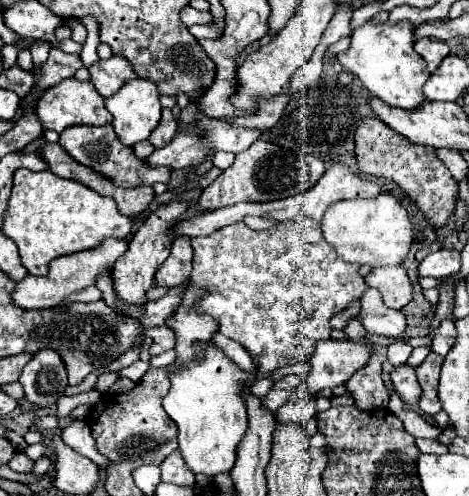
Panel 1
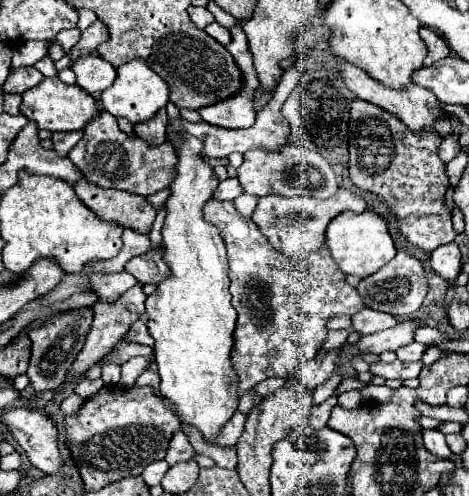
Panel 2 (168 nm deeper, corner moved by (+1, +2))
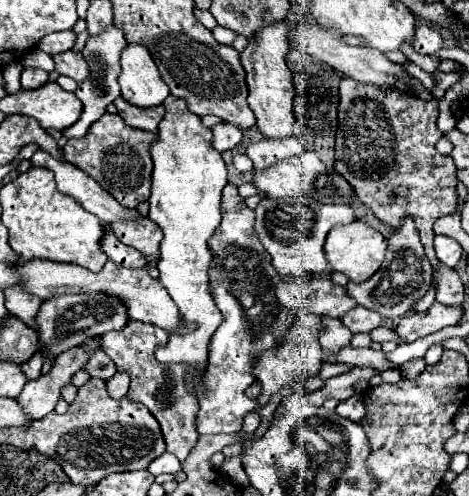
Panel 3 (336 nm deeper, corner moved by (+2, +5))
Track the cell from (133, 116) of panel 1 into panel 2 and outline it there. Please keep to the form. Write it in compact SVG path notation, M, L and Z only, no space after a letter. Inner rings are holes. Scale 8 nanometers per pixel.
M132 60L118 68L116 82L100 94L100 102L104 104L104 110L112 116L126 118L132 124L140 124L144 120L150 120L160 108L168 104L168 84L156 72L152 72L144 64L144 60Z

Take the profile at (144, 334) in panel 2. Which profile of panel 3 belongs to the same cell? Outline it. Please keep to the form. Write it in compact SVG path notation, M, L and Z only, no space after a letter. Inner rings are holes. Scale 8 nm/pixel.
M129 321L129 325L123 331L105 333L101 337L101 343L105 347L105 353L115 361L117 371L123 371L131 377L131 385L127 391L129 401L143 403L151 411L151 415L161 425L167 451L173 453L179 461L185 461L185 457L189 455L189 451L199 439L199 433L195 427L199 403L197 403L195 393L187 389L185 385L187 381L183 381L183 369L187 369L187 365L177 365L177 363L163 365L155 359L155 349L163 345L167 337L169 333L155 325L147 325L141 321Z

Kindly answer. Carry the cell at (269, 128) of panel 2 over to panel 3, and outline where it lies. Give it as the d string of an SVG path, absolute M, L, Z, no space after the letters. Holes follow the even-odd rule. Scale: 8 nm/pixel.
M285 137L285 139L261 139L259 143L249 145L247 157L253 161L255 169L267 169L283 159L295 157L303 153L303 145L297 137Z

